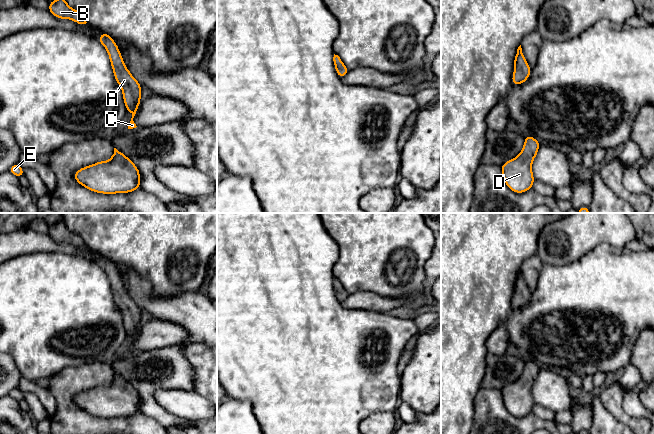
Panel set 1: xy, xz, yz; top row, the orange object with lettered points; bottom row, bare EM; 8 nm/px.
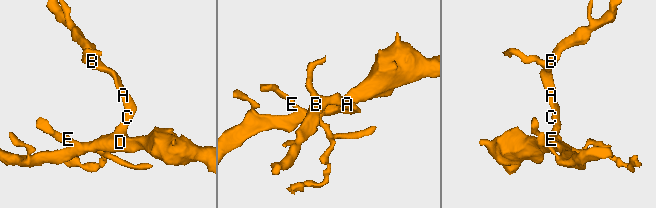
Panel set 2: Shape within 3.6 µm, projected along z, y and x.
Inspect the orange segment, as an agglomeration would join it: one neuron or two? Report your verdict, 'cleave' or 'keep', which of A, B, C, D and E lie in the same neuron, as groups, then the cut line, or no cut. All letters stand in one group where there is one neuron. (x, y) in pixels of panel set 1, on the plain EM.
keep; A B C D E; no cut

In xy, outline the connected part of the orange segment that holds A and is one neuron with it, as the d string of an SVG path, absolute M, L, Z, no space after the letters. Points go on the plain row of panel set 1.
M102 256L98 264L107 274L114 296L114 302L122 313L126 334L132 338L128 353L136 352L137 350L134 347L133 342L142 324L140 322L142 310L125 290L119 272L111 260Z

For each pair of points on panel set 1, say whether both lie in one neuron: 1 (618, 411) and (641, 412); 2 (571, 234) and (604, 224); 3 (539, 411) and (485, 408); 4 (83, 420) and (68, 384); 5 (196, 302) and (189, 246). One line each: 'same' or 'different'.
1: different
2: same
3: different
4: same
5: different

